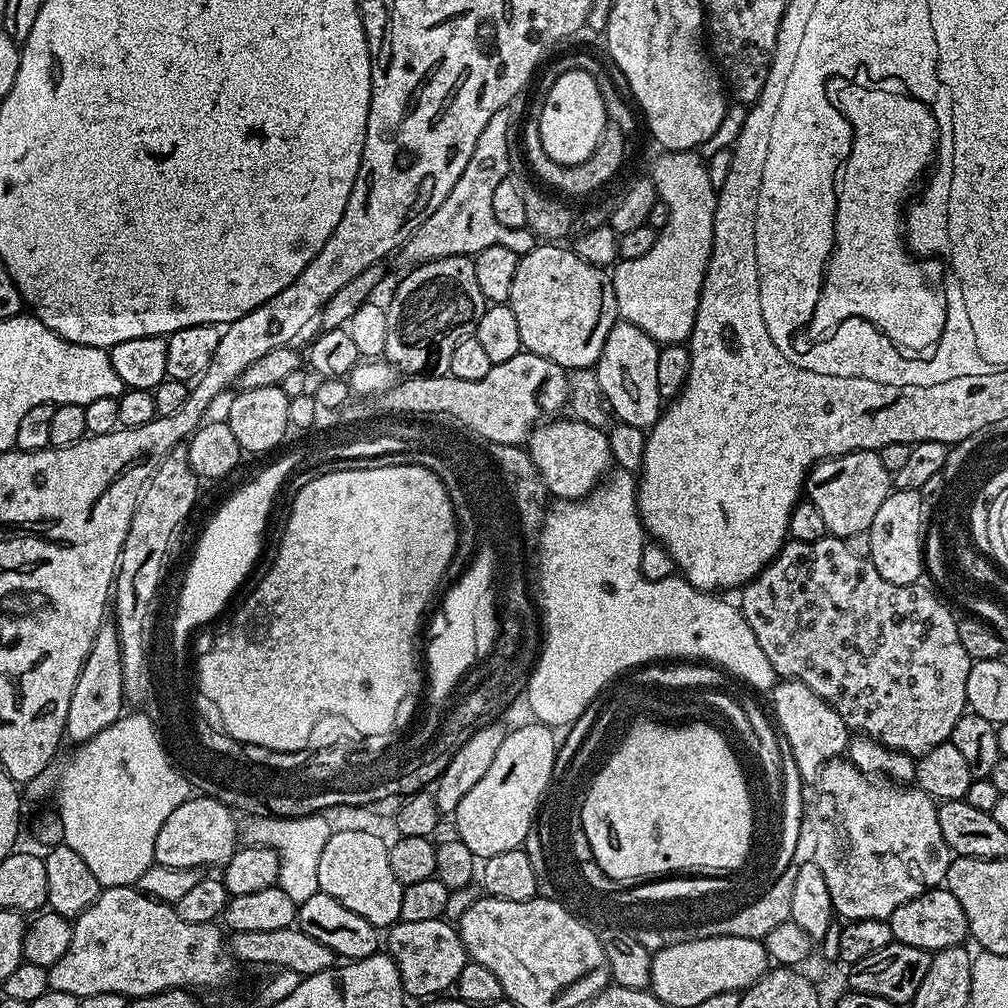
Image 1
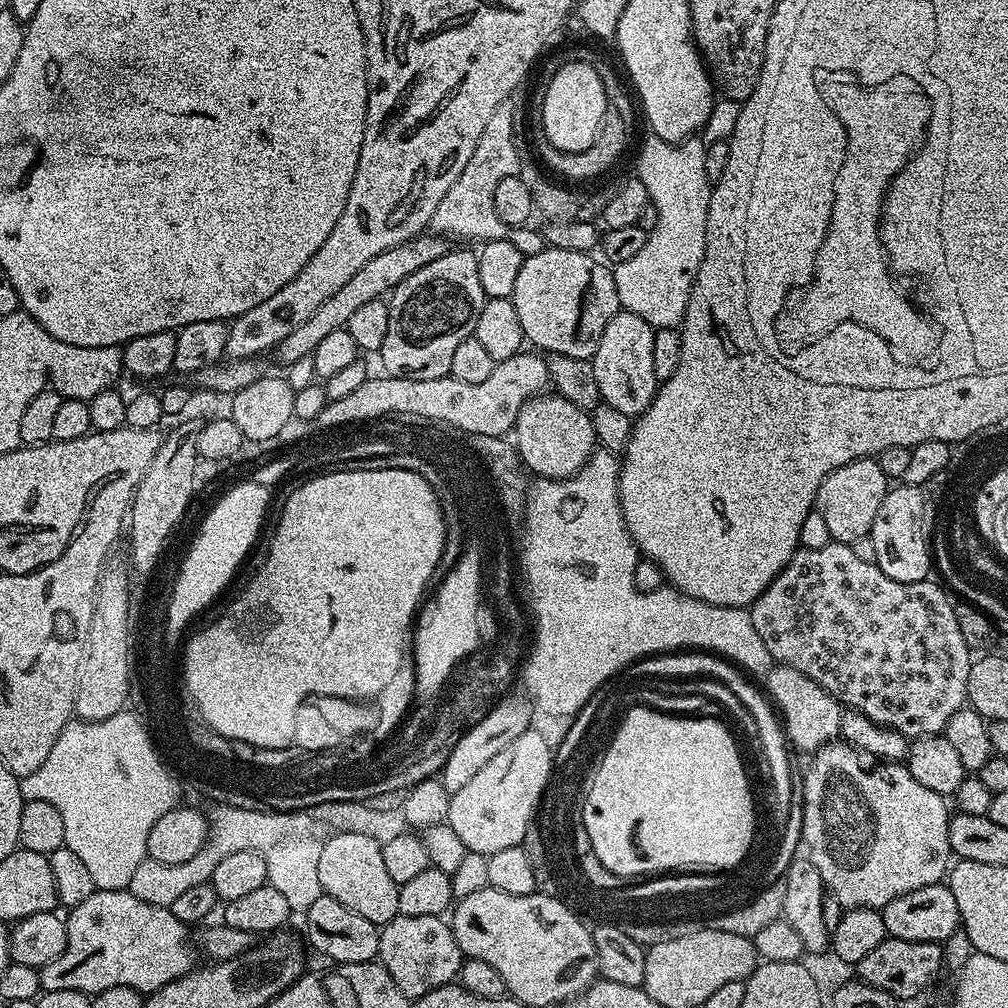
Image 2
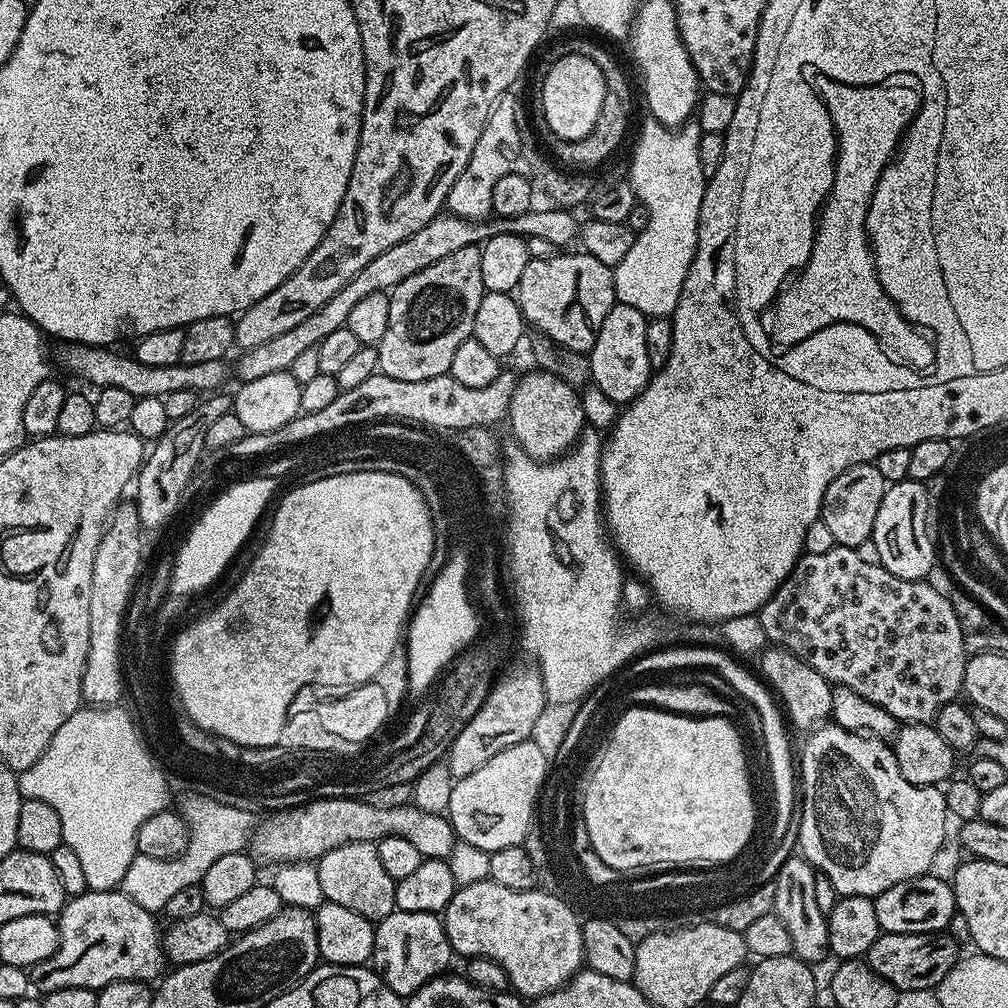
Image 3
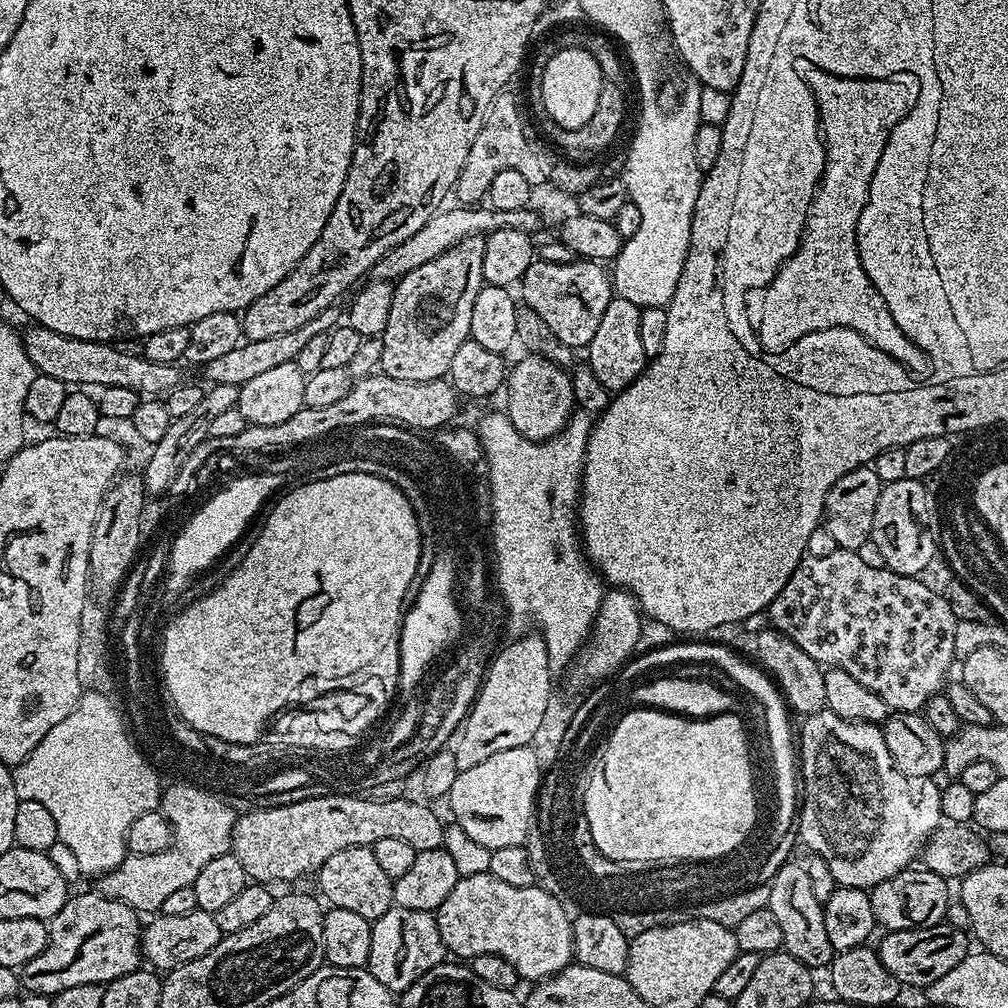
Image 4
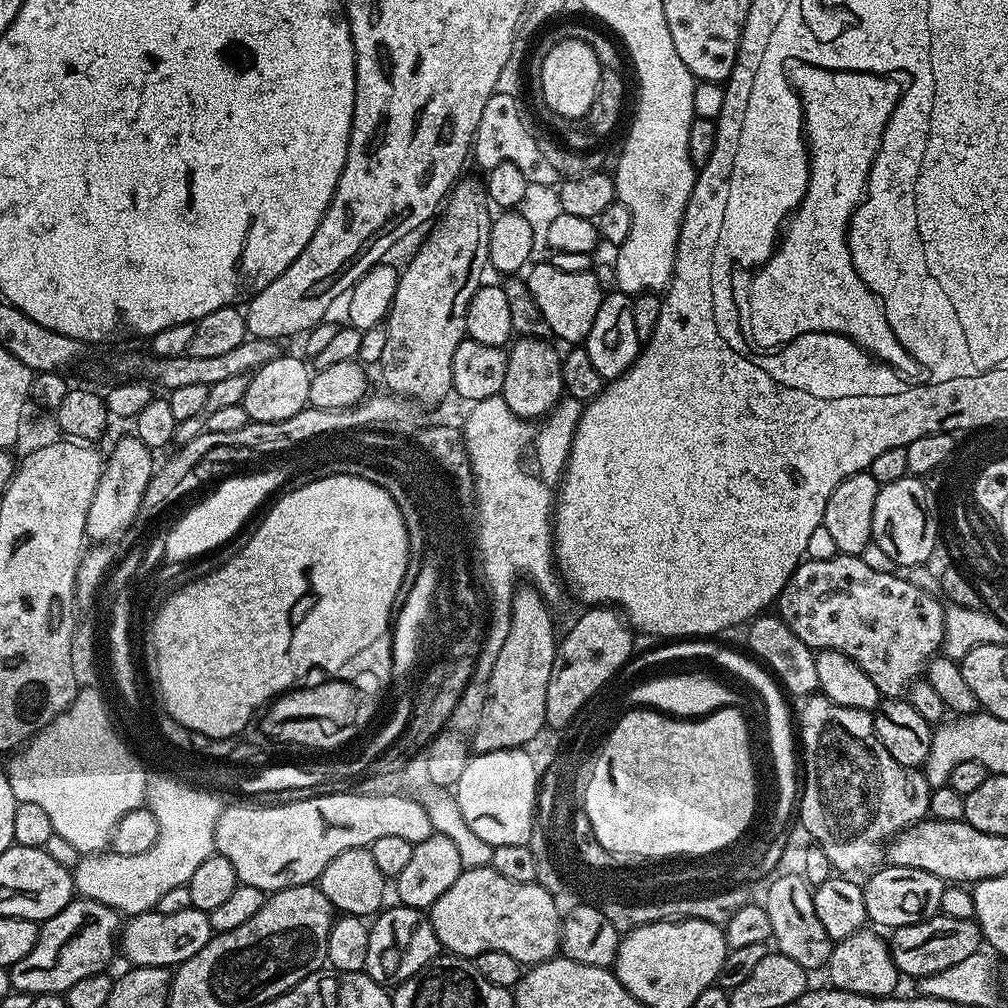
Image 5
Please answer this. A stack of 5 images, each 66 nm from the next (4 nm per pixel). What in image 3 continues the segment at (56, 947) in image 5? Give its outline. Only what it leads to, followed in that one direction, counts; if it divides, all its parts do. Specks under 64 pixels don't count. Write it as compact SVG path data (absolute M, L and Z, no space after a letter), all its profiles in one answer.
M122 890L86 891L71 897L58 913L58 950L30 969L31 987L43 994L66 990L66 986L99 990L119 980L155 981L166 965L162 928L156 925L156 920L153 913L142 910Z

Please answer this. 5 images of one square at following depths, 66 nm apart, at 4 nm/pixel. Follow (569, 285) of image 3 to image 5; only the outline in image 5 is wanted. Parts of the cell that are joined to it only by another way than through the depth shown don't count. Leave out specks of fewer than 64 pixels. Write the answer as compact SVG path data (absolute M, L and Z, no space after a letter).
M550 262L535 264L527 269L526 281L534 302L538 302L538 310L542 310L542 318L546 318L557 341L565 340L568 346L579 345L590 334L590 326L594 326L598 306L602 306L606 295L605 289L600 289L600 280L595 276L595 271L571 272L558 270L558 266Z

